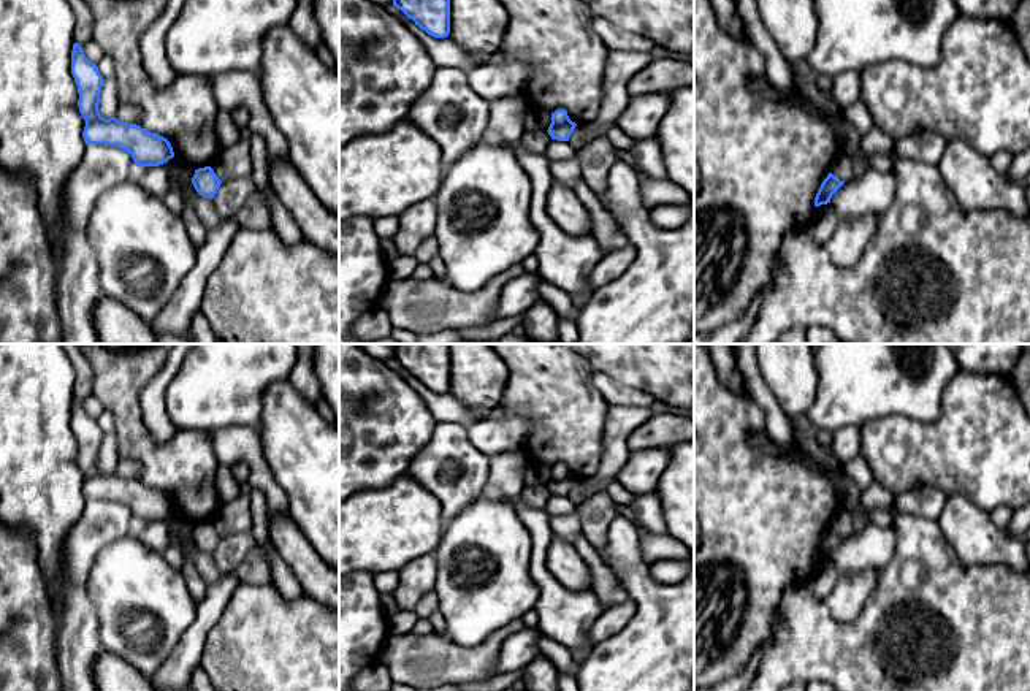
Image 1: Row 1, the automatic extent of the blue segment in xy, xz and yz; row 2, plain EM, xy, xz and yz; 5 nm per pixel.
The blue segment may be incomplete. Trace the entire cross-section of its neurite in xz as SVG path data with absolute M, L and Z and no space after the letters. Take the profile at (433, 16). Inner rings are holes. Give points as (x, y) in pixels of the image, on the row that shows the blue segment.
M393 0L422 30L434 38L445 38L450 33L450 0Z

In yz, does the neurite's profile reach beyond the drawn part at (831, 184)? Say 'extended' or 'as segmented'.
extended

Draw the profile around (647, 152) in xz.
M654 138L634 139L629 154L648 178L669 179L661 144Z

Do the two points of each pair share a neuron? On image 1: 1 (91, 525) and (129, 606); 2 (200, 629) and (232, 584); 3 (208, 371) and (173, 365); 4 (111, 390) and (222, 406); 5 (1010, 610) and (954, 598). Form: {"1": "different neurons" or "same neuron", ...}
{"1": "different neurons", "2": "same neuron", "3": "different neurons", "4": "different neurons", "5": "same neuron"}

